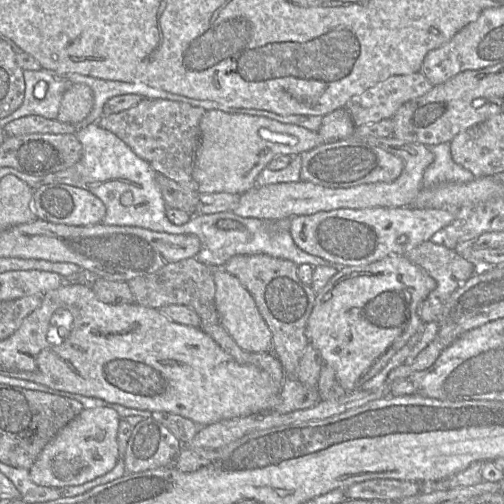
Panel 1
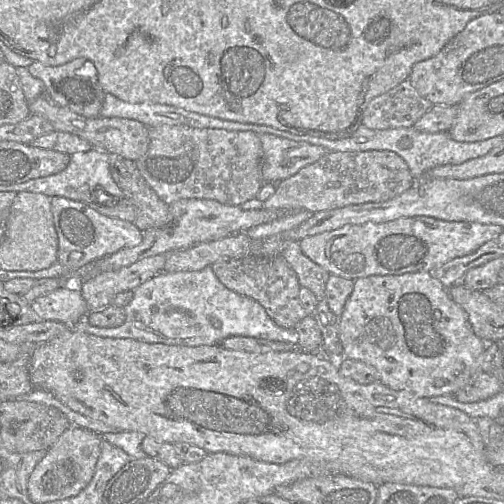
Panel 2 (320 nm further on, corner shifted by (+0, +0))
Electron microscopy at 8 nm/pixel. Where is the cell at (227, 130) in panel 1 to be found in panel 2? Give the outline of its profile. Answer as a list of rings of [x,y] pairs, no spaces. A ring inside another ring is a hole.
[[[269,133],[257,134],[262,145],[262,177],[265,182],[283,180],[314,163],[327,151],[319,145]]]

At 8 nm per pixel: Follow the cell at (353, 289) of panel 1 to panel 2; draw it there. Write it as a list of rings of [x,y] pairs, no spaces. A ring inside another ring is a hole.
[[[410,272],[410,273],[405,273],[401,275],[372,275],[372,276],[362,277],[362,278],[358,278],[354,280],[353,291],[345,303],[341,316],[338,317],[338,328],[339,328],[339,339],[342,346],[342,357],[350,358],[353,360],[359,360],[373,366],[377,370],[378,381],[380,381],[387,387],[393,390],[406,390],[424,398],[431,398],[431,397],[440,396],[440,395],[452,396],[457,391],[459,391],[464,386],[466,386],[468,382],[470,381],[471,376],[474,373],[474,364],[477,362],[478,358],[484,352],[487,345],[487,343],[484,340],[480,339],[479,337],[475,335],[472,329],[472,326],[469,322],[468,314],[450,297],[447,289],[442,285],[442,283],[438,281],[436,278],[434,278],[428,272]]]

